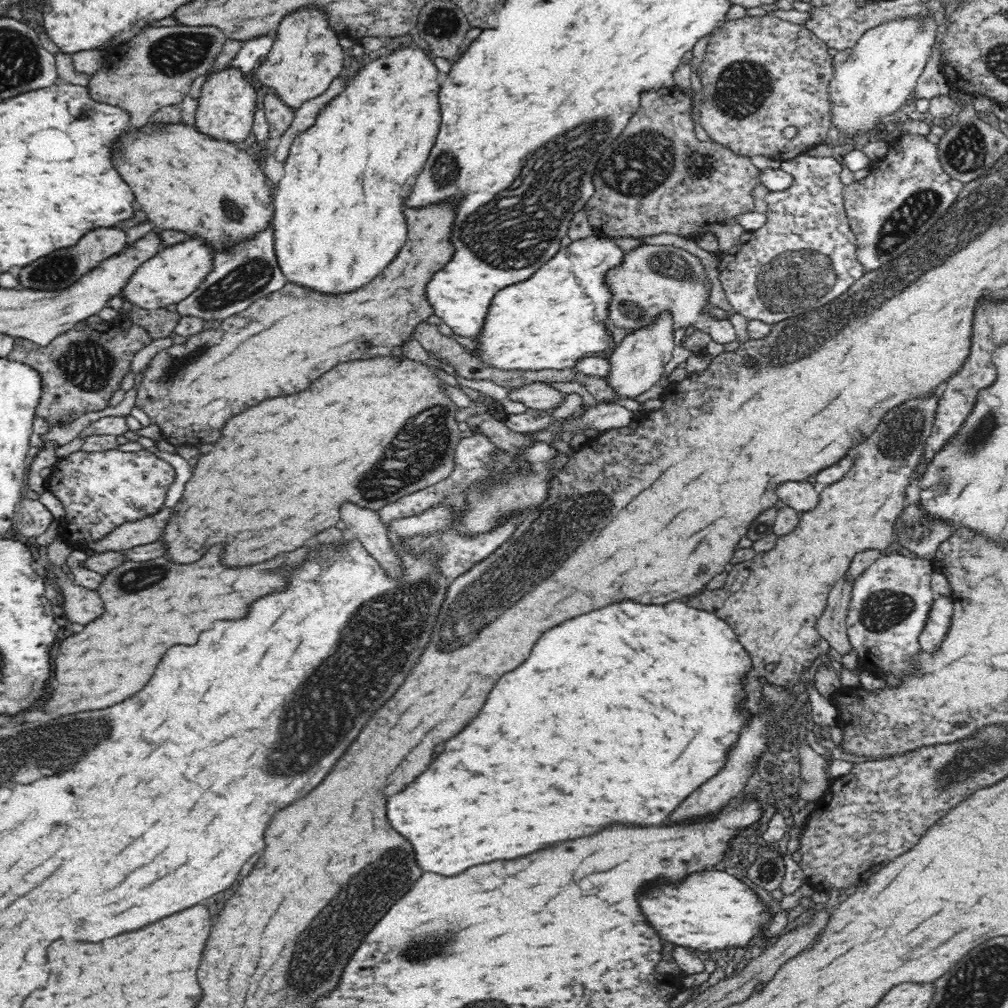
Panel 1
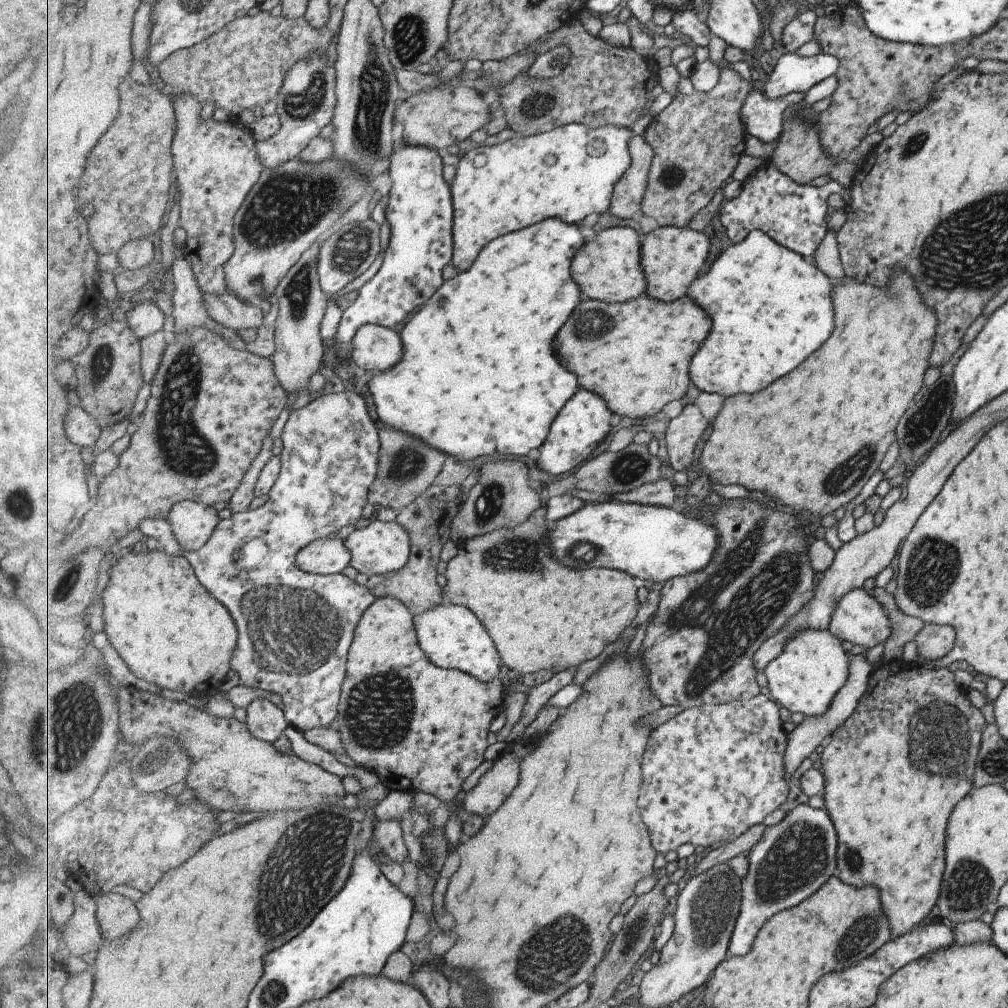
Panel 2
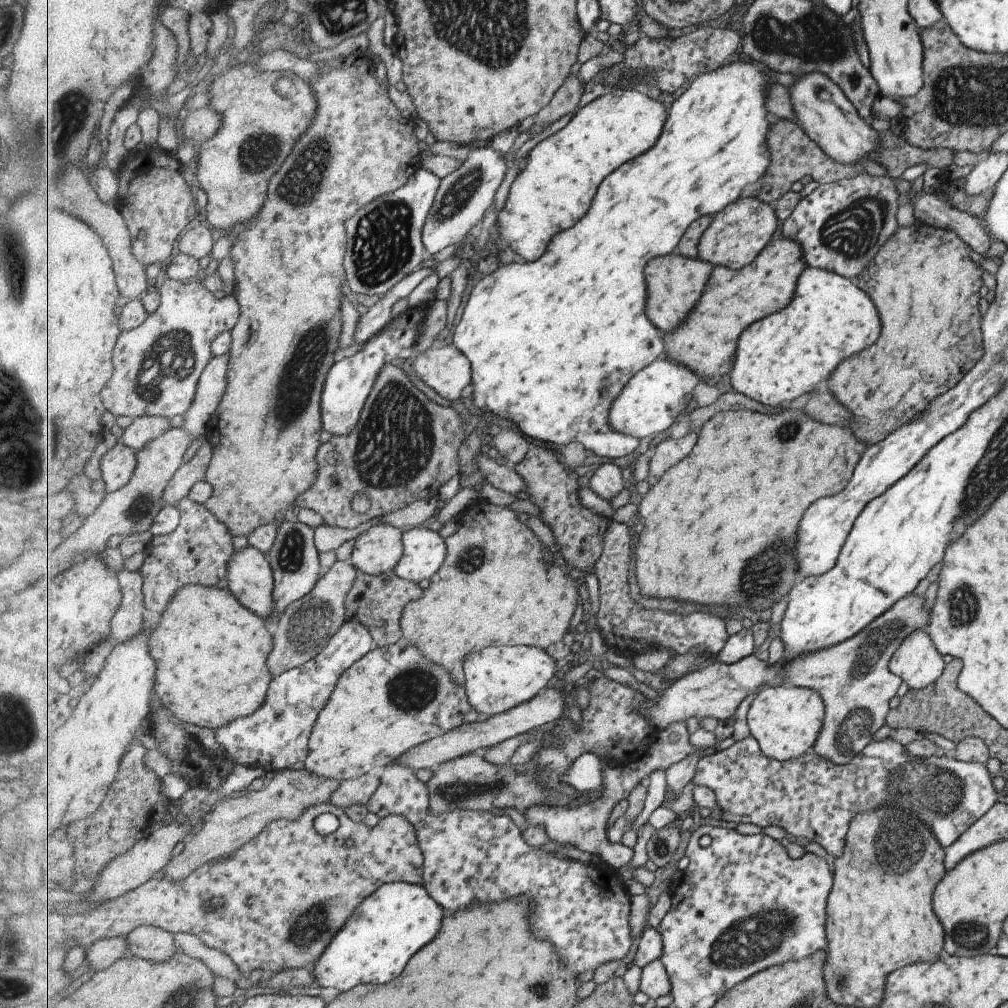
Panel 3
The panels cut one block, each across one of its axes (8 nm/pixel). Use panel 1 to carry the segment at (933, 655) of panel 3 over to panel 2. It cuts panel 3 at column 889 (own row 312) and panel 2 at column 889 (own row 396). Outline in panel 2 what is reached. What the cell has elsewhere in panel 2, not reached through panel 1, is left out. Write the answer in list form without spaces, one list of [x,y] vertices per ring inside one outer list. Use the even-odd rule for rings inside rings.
[[[854,588],[847,594],[843,594],[841,600],[837,602],[827,629],[833,636],[840,637],[841,640],[869,650],[877,644],[885,644],[891,634],[891,623],[884,608],[872,597],[870,592],[866,592],[862,588]]]

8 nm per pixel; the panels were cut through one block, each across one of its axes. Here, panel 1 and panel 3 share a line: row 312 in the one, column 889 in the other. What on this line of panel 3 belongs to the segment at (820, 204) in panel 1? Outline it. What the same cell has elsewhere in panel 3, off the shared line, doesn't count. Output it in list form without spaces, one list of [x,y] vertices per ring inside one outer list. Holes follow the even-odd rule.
[[[751,736],[735,742],[728,749],[703,757],[698,764],[693,784],[708,786],[715,791],[718,805],[722,809],[721,821],[756,824],[762,829],[777,825],[785,828],[794,838],[806,837],[809,842],[817,842],[827,854],[835,858],[843,854],[848,827],[854,816],[860,815],[860,812],[872,811],[879,805],[897,807],[921,820],[930,828],[933,838],[943,848],[948,847],[997,802],[997,792],[991,785],[991,779],[985,765],[981,763],[964,763],[955,760],[952,755],[912,759],[899,743],[892,742],[889,738],[880,742],[871,740],[847,764],[834,765],[832,761],[818,757],[811,750],[799,759],[781,762],[767,756],[759,741]]]

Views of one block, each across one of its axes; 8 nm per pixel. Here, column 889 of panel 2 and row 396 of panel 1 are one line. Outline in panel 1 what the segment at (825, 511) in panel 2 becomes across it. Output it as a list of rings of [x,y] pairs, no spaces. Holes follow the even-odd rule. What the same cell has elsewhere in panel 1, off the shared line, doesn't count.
[[[402,356],[346,362],[316,380],[308,392],[268,398],[244,410],[244,414],[230,418],[214,450],[200,456],[196,462],[180,502],[174,506],[170,520],[159,534],[157,540],[164,544],[163,557],[176,564],[190,564],[210,546],[224,544],[220,554],[222,566],[252,566],[274,558],[278,552],[294,552],[302,548],[310,536],[334,526],[340,518],[338,506],[346,500],[377,511],[406,494],[443,481],[452,472],[456,443],[464,434],[458,431],[458,423],[454,421],[459,409],[438,390],[441,383],[430,369],[435,368]],[[426,410],[432,410],[428,420],[414,420]],[[212,520],[222,522],[222,542],[210,542],[216,538],[212,532],[206,532],[206,524],[212,524]]]

